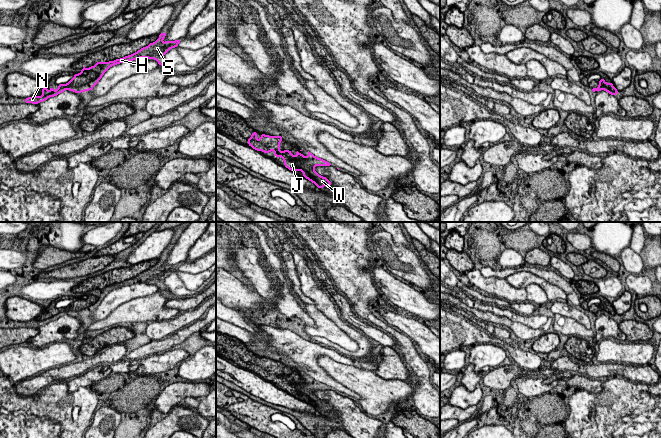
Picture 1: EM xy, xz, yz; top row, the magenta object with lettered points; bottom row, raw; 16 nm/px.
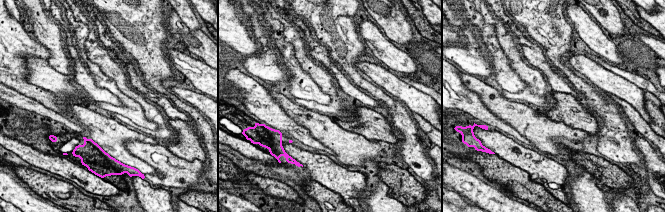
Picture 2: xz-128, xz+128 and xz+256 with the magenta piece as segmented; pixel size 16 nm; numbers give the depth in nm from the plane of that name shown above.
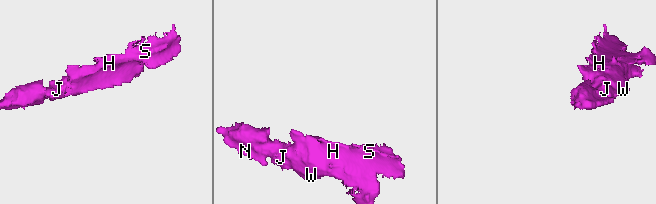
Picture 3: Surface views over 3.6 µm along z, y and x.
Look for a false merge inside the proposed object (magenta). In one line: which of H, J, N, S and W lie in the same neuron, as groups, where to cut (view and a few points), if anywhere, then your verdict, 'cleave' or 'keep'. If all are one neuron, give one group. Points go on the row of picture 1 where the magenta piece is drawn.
H J N S W | no cut | keep

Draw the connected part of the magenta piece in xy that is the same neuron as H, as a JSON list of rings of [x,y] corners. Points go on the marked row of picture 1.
[[[160,33],[159,38],[154,43],[150,43],[148,46],[141,48],[136,53],[131,55],[116,59],[114,61],[96,62],[95,66],[88,67],[87,69],[84,66],[81,72],[74,74],[74,77],[68,83],[59,84],[57,90],[54,90],[52,87],[50,87],[49,90],[46,87],[43,87],[42,96],[25,98],[25,103],[38,104],[50,97],[57,96],[65,90],[74,91],[75,93],[92,90],[110,67],[123,62],[133,61],[140,58],[148,58],[156,60],[161,66],[165,66],[165,62],[163,60],[164,55],[170,49],[177,47],[181,41],[181,39],[178,39],[175,41],[164,42],[163,39],[166,35],[167,33]]]

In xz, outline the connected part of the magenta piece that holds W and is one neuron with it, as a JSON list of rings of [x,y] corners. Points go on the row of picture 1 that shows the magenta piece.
[[[254,131],[251,137],[248,138],[248,145],[253,149],[262,151],[268,154],[270,151],[274,152],[275,157],[281,157],[284,160],[284,166],[291,171],[302,171],[303,176],[314,183],[318,188],[322,189],[324,186],[331,186],[332,183],[323,176],[320,176],[314,168],[316,166],[332,166],[331,163],[315,157],[308,151],[308,155],[304,156],[302,153],[298,153],[294,156],[290,150],[280,150],[280,143],[282,142],[282,136],[269,136],[261,134],[260,139],[257,139],[257,132]]]

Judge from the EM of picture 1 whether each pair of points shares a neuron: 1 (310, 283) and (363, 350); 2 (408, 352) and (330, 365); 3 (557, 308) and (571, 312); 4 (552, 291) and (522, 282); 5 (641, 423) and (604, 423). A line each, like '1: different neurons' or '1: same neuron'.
1: same neuron
2: different neurons
3: same neuron
4: same neuron
5: same neuron

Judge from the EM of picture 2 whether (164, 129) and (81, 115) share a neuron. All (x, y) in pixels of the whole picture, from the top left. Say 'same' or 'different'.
different

